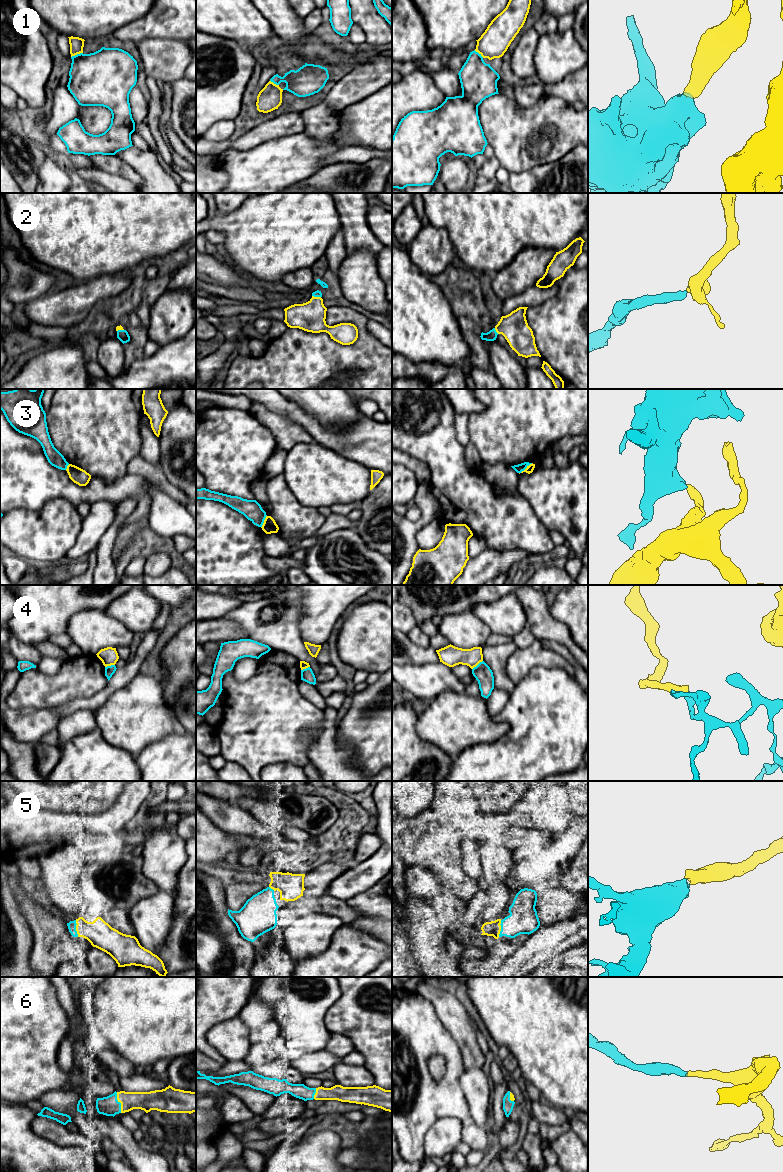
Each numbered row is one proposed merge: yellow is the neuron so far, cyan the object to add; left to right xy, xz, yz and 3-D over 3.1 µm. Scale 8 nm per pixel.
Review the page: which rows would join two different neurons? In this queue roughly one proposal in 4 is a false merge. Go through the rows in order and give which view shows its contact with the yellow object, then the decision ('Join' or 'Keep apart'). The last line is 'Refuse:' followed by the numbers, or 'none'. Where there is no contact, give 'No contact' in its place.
1: Touches yellow in xy. Join
2: Touches yellow in yz. Join
3: Touches yellow in yz. Keep apart
4: Touches yellow in yz. Keep apart
5: Touches yellow in xy. Join
6: Touches yellow in xy. Join
Refuse: 3, 4

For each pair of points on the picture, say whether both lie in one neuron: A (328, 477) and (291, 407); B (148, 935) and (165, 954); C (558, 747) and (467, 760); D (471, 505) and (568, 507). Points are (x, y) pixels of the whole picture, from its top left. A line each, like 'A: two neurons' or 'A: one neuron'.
A: two neurons
B: two neurons
C: one neuron
D: two neurons

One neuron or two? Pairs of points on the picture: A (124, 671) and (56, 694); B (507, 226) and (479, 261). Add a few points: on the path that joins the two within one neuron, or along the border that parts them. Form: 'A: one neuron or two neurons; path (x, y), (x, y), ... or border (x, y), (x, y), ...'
A: two neurons; border (109, 681), (102, 689), (90, 696)
B: one neuron; path (498, 235), (481, 252)

